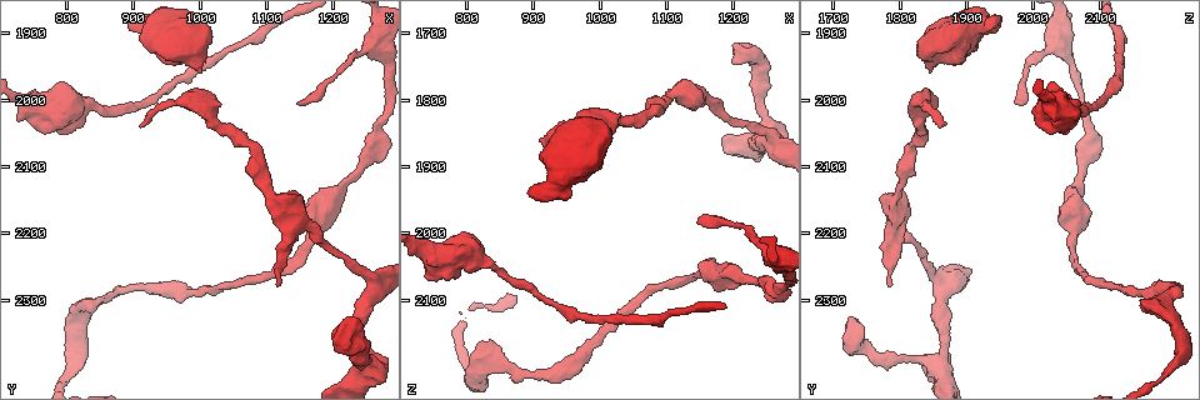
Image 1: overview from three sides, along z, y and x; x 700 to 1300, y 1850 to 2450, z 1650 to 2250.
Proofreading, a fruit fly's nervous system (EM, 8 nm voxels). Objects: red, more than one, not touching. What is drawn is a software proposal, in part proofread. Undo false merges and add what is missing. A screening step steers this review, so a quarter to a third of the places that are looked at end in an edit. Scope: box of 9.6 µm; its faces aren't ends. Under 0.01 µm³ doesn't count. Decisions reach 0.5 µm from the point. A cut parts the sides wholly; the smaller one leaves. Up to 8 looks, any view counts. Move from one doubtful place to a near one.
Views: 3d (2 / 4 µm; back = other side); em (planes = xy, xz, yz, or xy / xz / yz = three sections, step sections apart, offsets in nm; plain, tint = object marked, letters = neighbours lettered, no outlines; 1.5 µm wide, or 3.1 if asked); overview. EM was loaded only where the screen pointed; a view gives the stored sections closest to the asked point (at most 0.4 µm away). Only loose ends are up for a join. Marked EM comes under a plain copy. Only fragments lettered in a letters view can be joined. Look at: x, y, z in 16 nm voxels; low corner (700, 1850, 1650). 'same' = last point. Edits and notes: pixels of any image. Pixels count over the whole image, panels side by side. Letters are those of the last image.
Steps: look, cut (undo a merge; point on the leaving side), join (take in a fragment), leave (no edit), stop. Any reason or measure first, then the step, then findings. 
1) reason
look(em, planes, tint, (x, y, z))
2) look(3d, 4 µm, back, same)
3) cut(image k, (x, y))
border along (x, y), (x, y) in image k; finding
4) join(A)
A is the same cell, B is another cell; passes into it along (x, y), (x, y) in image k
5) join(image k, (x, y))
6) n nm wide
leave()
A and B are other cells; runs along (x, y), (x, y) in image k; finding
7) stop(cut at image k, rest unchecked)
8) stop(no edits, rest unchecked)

look(em, planes, letters, (810, 2400, 2210))

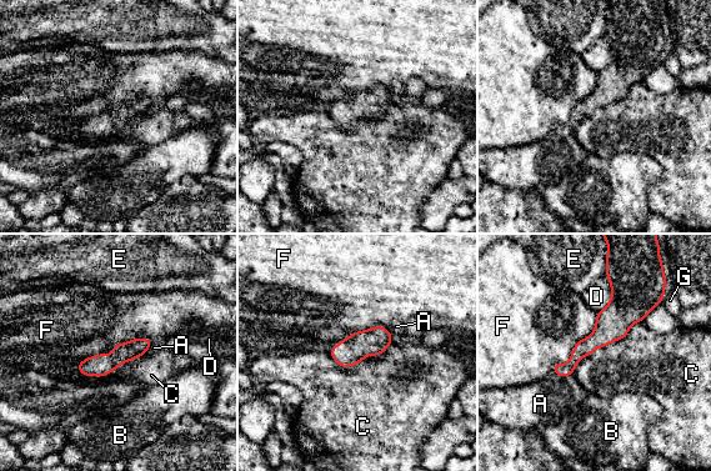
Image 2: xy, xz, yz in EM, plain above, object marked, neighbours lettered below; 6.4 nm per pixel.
leave()
A, B, C, D, E, F and G are other cells; runs along (611, 267), (619, 315), (562, 374) in image 2; all the same neuron

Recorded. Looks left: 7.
free end
look(3d, 4 µm, (765, 2050, 2025))

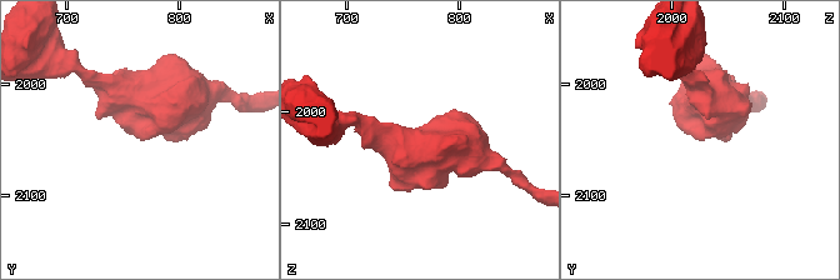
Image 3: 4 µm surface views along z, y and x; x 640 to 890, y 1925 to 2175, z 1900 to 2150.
shape alone is not enough
look(em, planes, letters, (766, 2050, 2030))

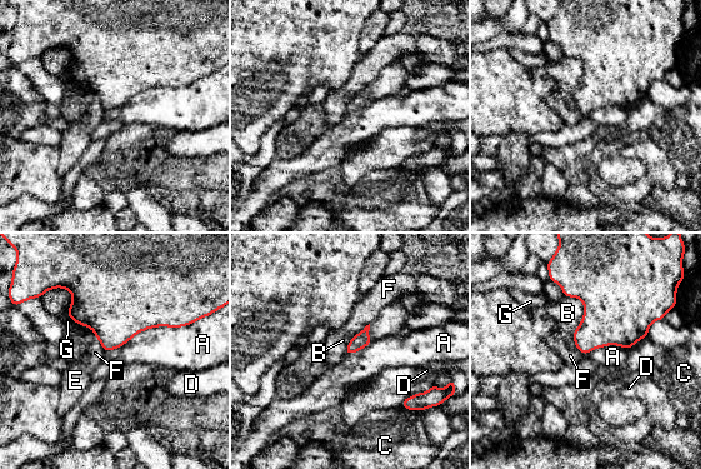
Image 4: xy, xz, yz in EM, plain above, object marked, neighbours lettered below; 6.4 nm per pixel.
leave()
A, B, C, D, E, F and G are other cells; border along (191, 323), (151, 327), (105, 352) in image 4; no lettered fragment goes on from it

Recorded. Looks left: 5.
calibre changes
look(3d, 2 µm, back, (980, 2290, 2170))

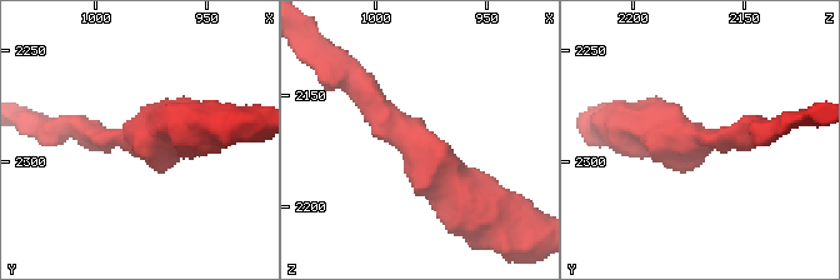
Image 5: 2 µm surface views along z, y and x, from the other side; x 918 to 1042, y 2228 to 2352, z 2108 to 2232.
arms of 190, 380 nm
look(em, xz, step 8, letters, (984, 2289, 2168))

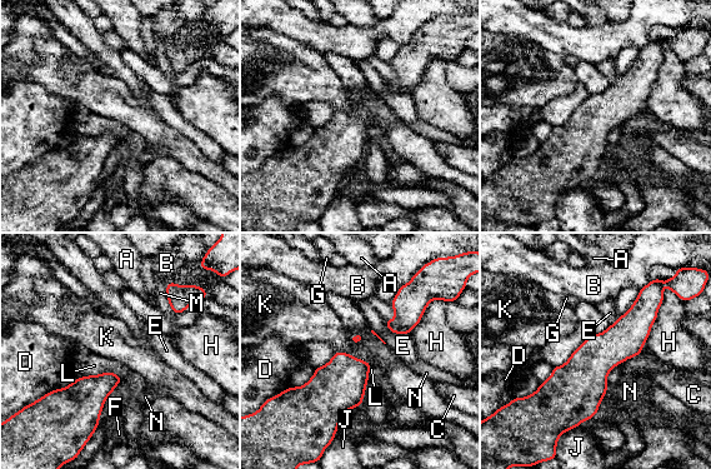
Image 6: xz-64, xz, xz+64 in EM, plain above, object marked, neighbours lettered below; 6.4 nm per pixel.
leave()
A, B, C, D, E, F, G, H, J, K, L, M and N are other cells; all the same neuron

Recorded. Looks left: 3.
stop(no edits, rest unchecked)

